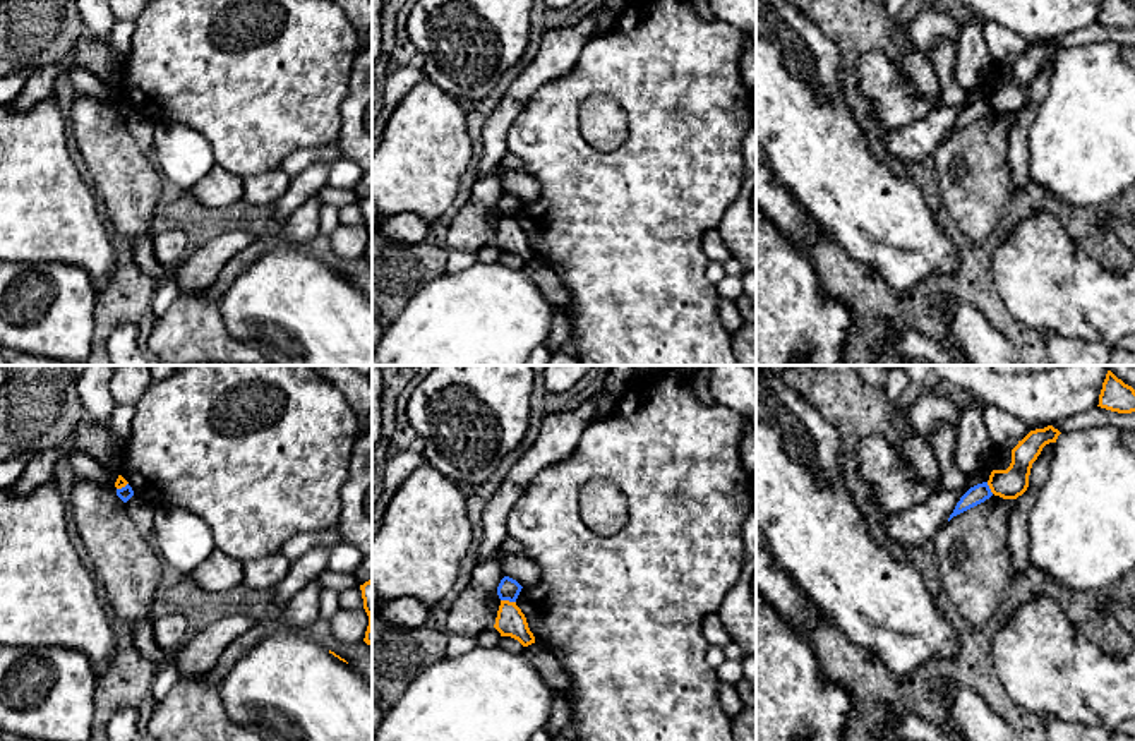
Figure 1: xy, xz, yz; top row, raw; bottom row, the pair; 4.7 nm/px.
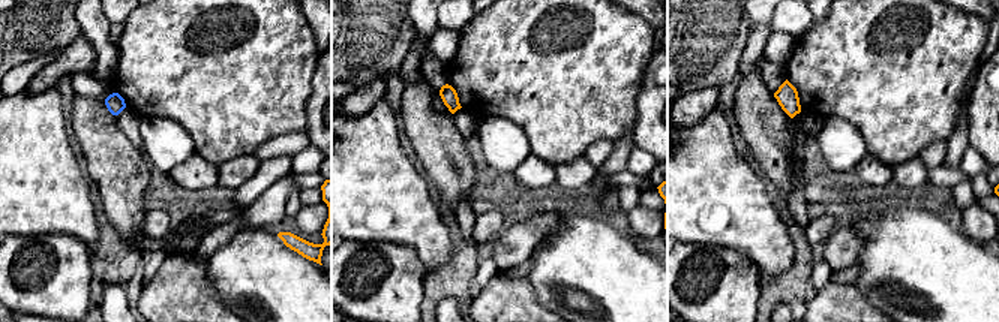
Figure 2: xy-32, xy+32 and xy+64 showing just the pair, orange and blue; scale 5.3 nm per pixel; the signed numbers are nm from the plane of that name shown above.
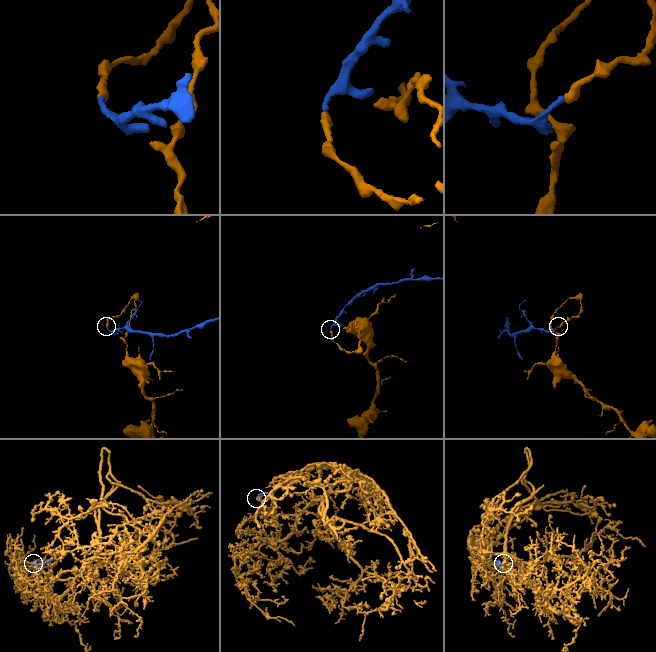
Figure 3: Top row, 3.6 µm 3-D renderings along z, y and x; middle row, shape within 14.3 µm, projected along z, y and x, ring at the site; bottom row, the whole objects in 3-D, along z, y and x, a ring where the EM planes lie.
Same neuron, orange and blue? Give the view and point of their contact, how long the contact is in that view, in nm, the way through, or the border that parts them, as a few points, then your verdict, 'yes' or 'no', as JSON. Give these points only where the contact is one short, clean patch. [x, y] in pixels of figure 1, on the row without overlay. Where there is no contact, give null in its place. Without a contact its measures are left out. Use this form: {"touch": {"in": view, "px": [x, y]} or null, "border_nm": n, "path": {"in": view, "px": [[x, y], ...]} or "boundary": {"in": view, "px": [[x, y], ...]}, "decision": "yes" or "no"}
{"touch": {"in": "xz", "px": [508, 216]}, "border_nm": 70, "boundary": {"in": "xz", "px": [[501, 215], [515, 218]]}, "decision": "no"}

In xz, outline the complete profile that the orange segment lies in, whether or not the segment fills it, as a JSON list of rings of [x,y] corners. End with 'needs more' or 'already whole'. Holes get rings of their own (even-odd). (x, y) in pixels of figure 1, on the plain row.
[[[501,216],[494,244],[501,252],[511,252],[523,262],[535,259],[535,252],[528,244],[526,233],[516,218]]] | already whole

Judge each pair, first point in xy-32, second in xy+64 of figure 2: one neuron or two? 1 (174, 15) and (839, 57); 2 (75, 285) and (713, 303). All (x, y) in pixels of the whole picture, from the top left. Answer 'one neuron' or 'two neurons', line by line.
1: one neuron
2: one neuron

